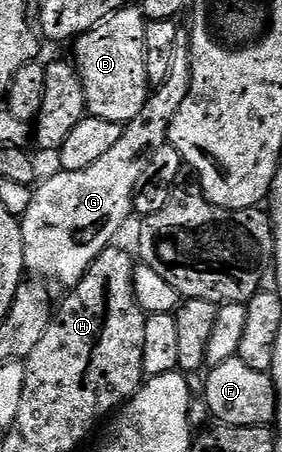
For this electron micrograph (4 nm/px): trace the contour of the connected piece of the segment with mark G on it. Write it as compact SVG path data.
M182 31L174 44L168 79L164 79L164 83L151 92L150 98L144 103L144 111L140 111L136 119L125 122L120 140L103 157L96 159L92 167L84 167L84 171L57 171L34 189L34 198L28 205L28 211L20 218L20 224L24 239L24 263L35 278L45 279L50 283L55 281L58 285L66 285L65 287L77 285L92 262L113 242L110 240L125 227L126 220L134 213L134 192L140 183L140 175L144 175L148 159L152 159L152 155L156 155L160 147L168 144L170 124L172 119L176 119L176 111L180 111L180 103L188 99L191 79L190 34Z

